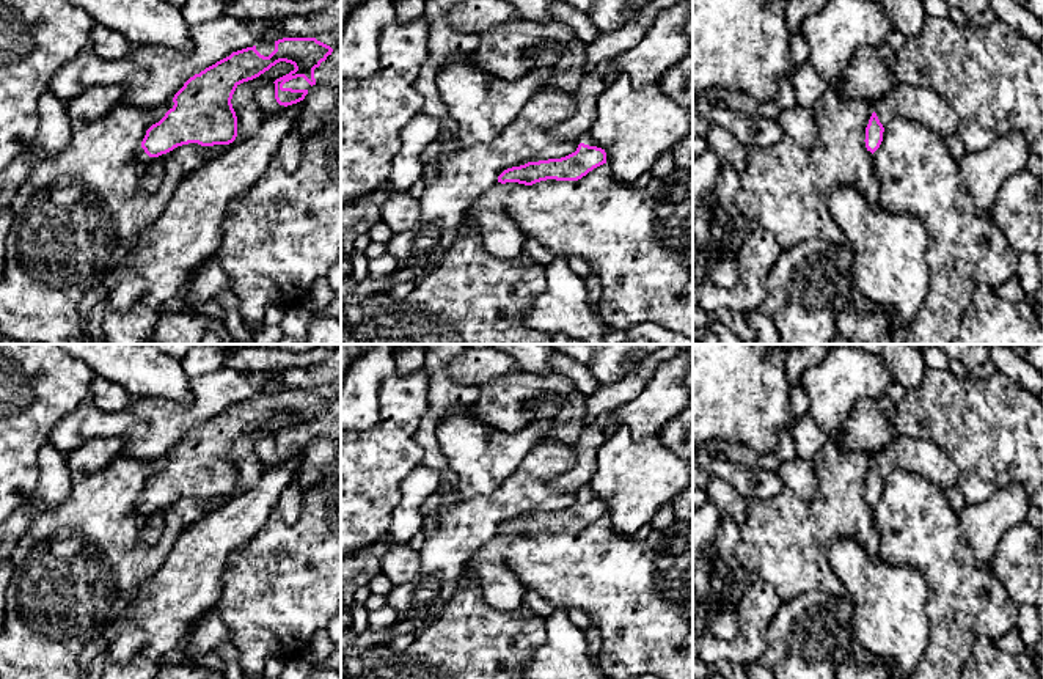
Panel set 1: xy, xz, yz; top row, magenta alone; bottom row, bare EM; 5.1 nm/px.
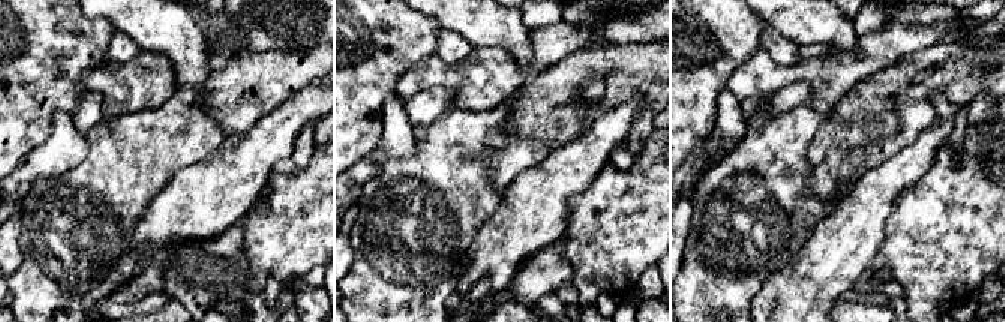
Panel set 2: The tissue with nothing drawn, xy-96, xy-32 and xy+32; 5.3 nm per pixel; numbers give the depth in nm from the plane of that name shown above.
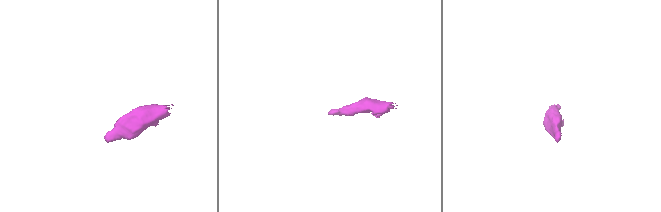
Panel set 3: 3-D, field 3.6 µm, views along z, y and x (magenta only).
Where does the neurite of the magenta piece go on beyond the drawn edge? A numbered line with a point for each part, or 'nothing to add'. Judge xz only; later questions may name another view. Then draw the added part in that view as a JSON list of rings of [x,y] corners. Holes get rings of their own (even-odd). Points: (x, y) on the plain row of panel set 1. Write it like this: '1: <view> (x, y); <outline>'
1: xz (500, 587); [[[496,534],[481,545],[465,566],[474,575],[487,605],[496,610],[522,608],[529,594],[504,560],[504,549],[522,538],[525,536]]]

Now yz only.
1: yz (922, 458); [[[895,435],[872,459],[884,481],[894,470],[906,470],[928,479],[944,492],[957,487],[957,465],[942,448],[928,440]]]

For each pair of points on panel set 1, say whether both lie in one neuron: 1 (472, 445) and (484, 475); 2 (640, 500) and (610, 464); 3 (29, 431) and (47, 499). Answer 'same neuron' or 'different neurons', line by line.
1: same neuron
2: same neuron
3: different neurons

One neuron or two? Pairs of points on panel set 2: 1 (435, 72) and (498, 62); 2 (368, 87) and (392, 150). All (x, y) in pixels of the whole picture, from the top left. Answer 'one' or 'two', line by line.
1: one
2: two

